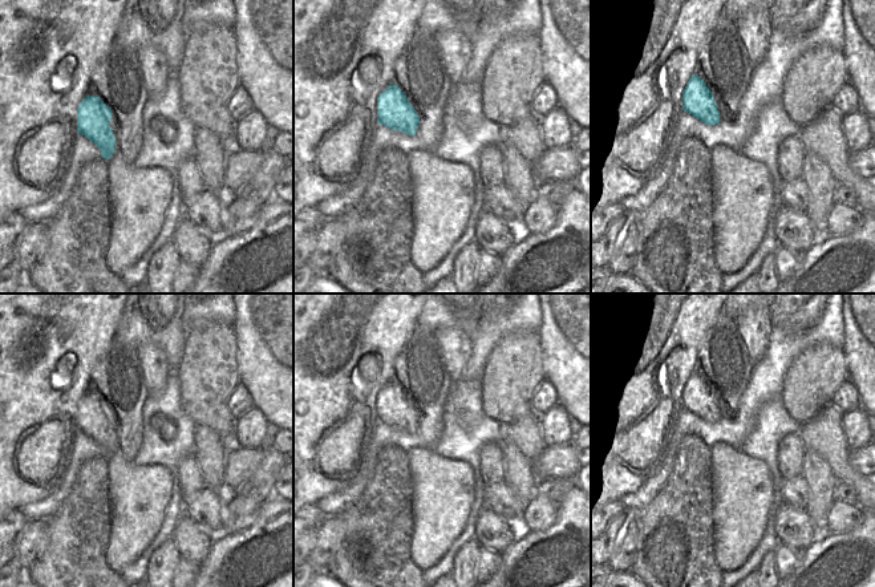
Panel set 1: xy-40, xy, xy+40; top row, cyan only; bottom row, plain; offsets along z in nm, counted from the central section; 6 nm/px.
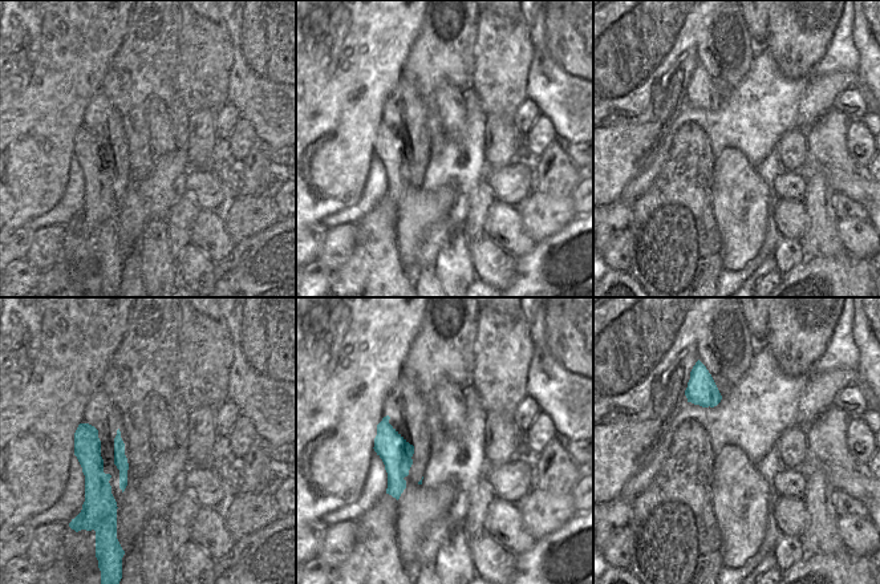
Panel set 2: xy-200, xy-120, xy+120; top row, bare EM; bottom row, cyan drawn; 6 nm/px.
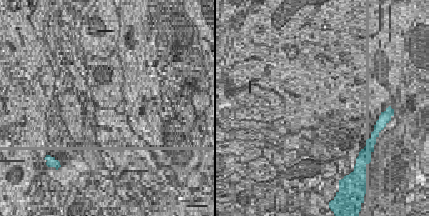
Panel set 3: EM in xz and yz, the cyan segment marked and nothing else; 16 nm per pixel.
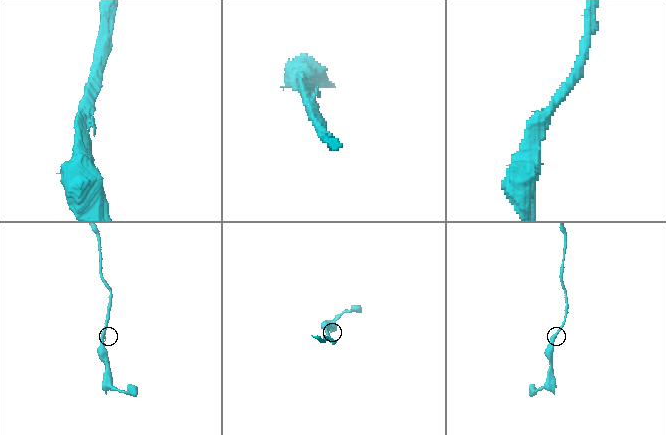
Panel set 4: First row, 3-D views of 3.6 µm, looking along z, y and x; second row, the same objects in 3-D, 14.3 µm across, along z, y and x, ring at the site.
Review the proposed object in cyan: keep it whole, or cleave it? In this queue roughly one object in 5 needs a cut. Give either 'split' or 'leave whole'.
leave whole

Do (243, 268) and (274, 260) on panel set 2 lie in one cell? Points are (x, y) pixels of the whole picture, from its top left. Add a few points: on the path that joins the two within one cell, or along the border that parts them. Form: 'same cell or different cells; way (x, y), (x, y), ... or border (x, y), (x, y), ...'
same cell; way (251, 266), (266, 266)

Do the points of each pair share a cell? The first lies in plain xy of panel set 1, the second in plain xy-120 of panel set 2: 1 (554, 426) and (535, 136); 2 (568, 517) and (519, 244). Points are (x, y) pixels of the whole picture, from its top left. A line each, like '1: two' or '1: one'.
1: one
2: two

